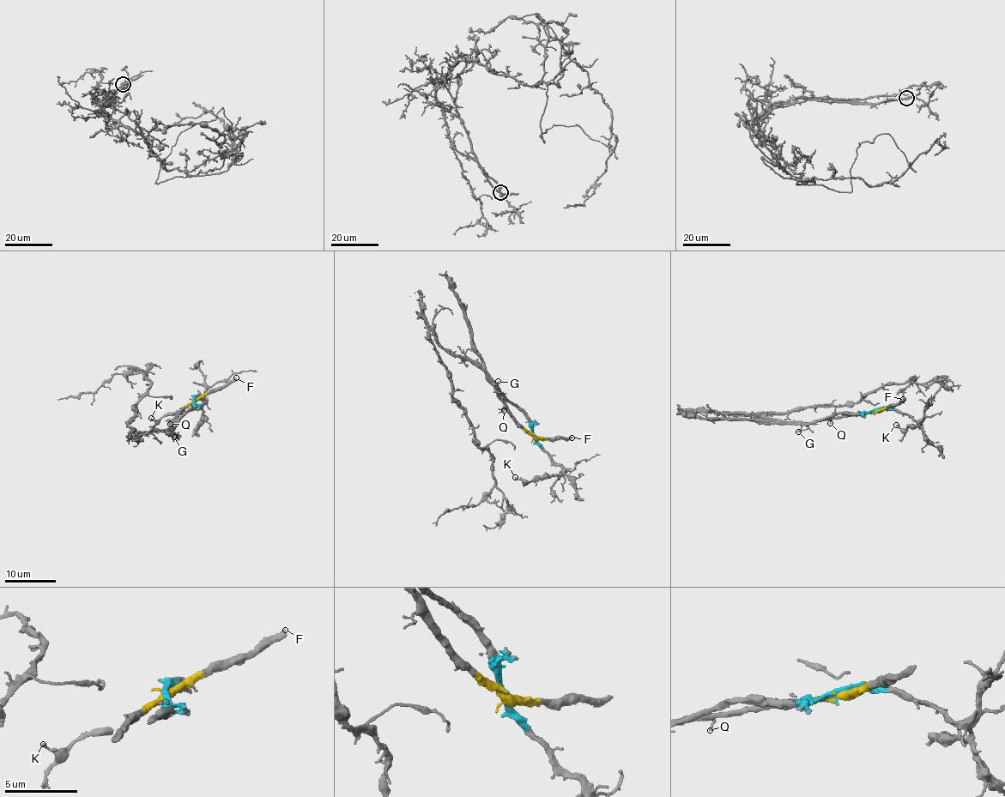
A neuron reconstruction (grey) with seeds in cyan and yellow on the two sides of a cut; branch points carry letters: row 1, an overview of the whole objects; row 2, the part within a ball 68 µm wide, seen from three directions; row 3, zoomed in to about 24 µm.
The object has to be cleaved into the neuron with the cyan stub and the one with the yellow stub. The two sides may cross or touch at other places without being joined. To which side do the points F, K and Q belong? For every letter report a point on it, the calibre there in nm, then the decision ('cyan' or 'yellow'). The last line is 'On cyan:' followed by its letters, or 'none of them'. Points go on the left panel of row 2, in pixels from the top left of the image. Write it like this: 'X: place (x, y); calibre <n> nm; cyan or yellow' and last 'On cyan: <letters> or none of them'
F: place (236, 377); calibre 320 nm; yellow
K: place (151, 418); calibre 140 nm; cyan
Q: place (170, 424); calibre 130 nm; yellow
On cyan: K

